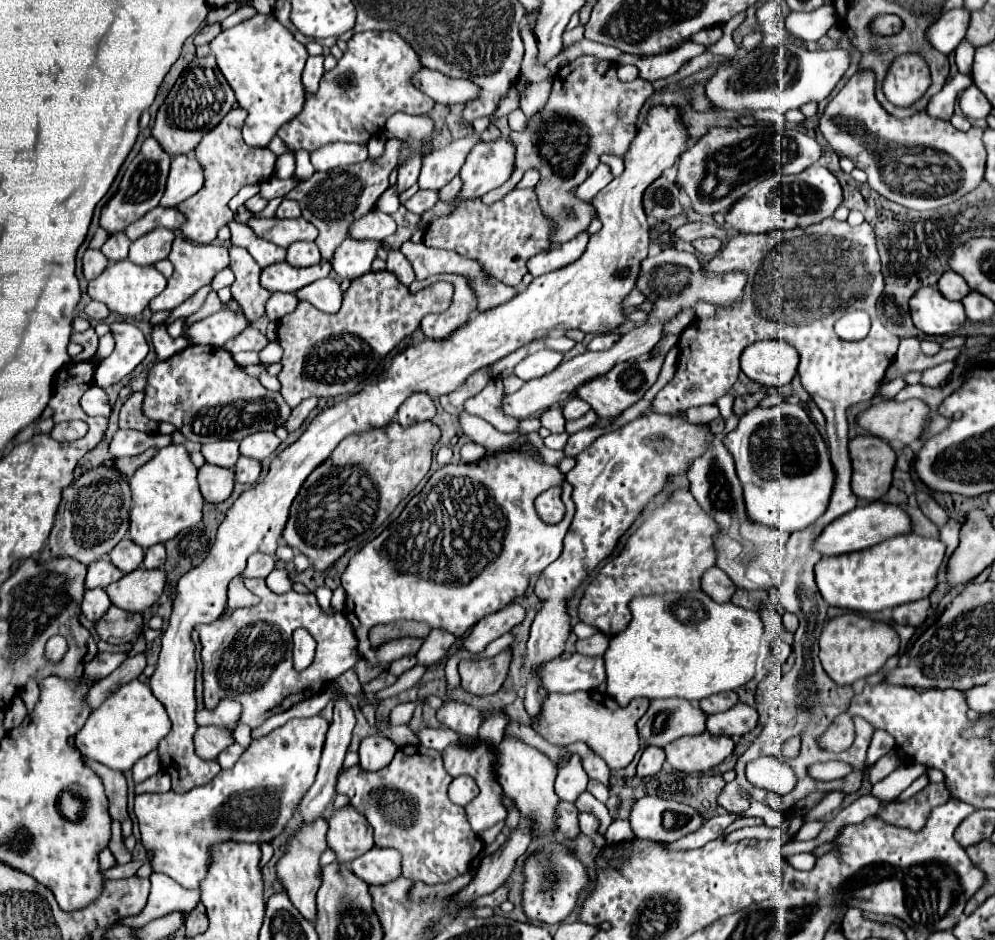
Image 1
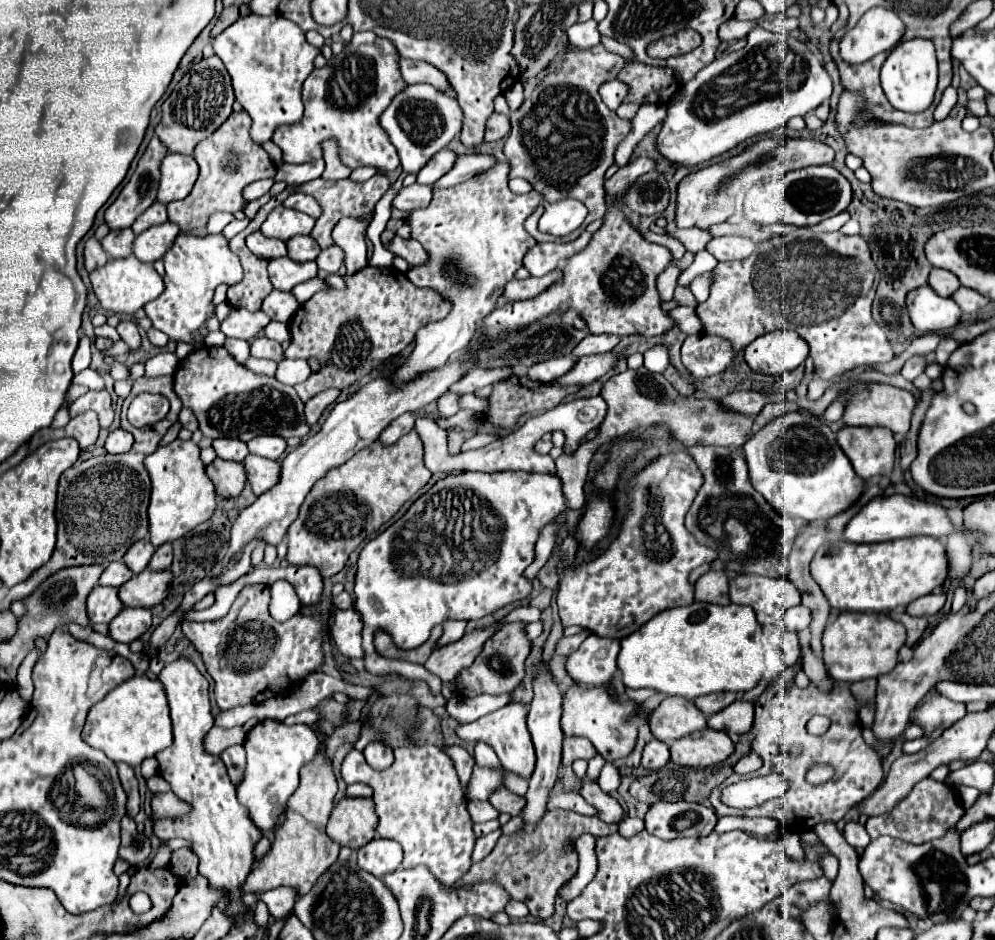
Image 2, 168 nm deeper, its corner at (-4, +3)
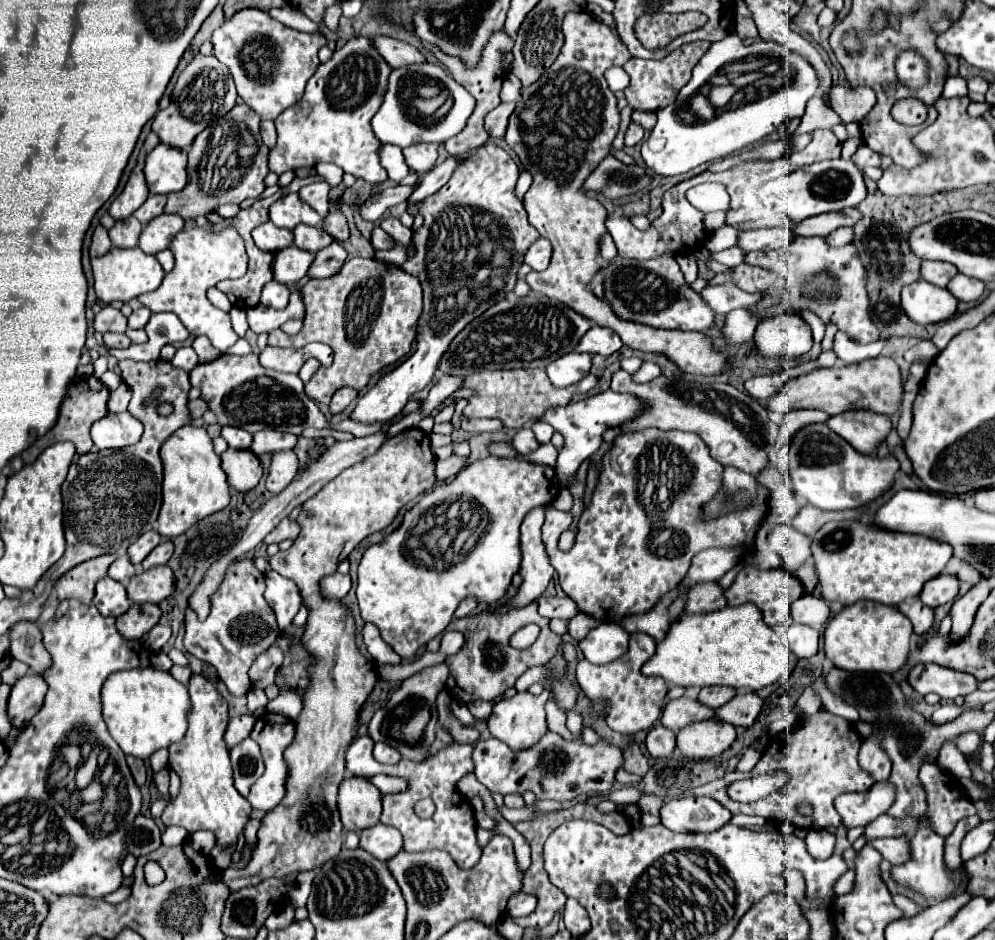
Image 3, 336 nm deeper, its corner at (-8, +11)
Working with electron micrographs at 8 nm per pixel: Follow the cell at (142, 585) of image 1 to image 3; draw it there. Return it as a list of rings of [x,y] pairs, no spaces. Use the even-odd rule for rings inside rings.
[[[155,566],[141,574],[135,574],[127,582],[129,600],[135,604],[159,604],[175,590],[175,576],[169,566]]]

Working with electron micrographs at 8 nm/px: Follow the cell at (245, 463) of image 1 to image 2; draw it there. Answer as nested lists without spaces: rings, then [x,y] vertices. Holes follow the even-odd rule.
[[[249,454],[245,460],[245,470],[247,470],[247,480],[255,492],[255,496],[261,496],[267,492],[271,486],[279,482],[281,474],[281,464],[277,460],[269,460],[263,456],[253,456]]]

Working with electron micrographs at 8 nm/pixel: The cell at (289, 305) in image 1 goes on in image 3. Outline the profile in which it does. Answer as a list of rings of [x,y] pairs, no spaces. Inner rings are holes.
[[[271,280],[263,286],[261,294],[261,304],[271,306],[271,308],[285,308],[289,304],[289,288]]]

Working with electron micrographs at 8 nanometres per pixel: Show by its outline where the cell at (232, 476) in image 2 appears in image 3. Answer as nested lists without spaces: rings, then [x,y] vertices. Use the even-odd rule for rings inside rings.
[[[227,448],[221,454],[221,468],[227,474],[229,486],[237,492],[247,492],[255,488],[263,476],[261,462],[251,450]]]

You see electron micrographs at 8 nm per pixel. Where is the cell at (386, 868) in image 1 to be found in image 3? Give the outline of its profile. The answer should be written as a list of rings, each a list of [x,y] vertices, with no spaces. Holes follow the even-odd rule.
[[[377,824],[361,832],[361,848],[371,856],[387,862],[401,850],[401,834],[393,826]]]

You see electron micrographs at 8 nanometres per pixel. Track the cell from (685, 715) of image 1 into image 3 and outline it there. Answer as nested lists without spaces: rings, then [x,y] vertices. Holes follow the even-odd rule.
[[[687,696],[677,698],[677,700],[669,700],[667,706],[663,708],[663,716],[661,716],[661,724],[673,732],[679,732],[683,726],[691,724],[691,722],[699,722],[699,720],[709,720],[715,716],[715,710],[711,710],[709,706],[699,704],[697,700],[691,700]]]

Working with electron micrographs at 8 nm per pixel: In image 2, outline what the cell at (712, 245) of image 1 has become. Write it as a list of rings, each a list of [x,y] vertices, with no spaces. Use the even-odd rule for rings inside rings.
[[[723,236],[723,238],[713,238],[707,244],[707,250],[717,258],[717,260],[741,260],[747,258],[757,250],[757,244],[751,242],[749,238],[739,238],[739,236]]]

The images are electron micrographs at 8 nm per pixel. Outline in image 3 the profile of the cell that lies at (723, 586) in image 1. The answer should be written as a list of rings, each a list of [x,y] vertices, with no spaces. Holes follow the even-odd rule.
[[[699,582],[699,586],[693,586],[687,594],[685,612],[713,612],[725,606],[725,590],[719,582]]]

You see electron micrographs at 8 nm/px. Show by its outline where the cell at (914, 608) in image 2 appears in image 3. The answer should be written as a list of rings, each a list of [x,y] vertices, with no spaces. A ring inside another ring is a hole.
[[[941,574],[939,578],[933,578],[931,582],[927,582],[927,586],[923,586],[919,598],[929,608],[937,608],[941,604],[955,600],[957,592],[959,592],[957,578],[951,574]]]

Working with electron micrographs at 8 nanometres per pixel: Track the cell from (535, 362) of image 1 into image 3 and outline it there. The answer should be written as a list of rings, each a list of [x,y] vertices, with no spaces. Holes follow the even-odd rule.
[[[571,352],[565,354],[563,358],[557,358],[555,362],[551,362],[545,370],[549,380],[555,386],[569,386],[579,382],[583,376],[587,376],[591,368],[591,356],[589,354],[581,354],[581,352]]]

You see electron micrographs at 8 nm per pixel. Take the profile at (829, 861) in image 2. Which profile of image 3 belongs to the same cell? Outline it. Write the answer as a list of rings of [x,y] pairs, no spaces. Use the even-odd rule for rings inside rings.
[[[847,870],[847,874],[841,874],[841,878],[835,882],[835,894],[845,894],[847,890],[851,890],[853,878],[855,878],[853,870]]]

